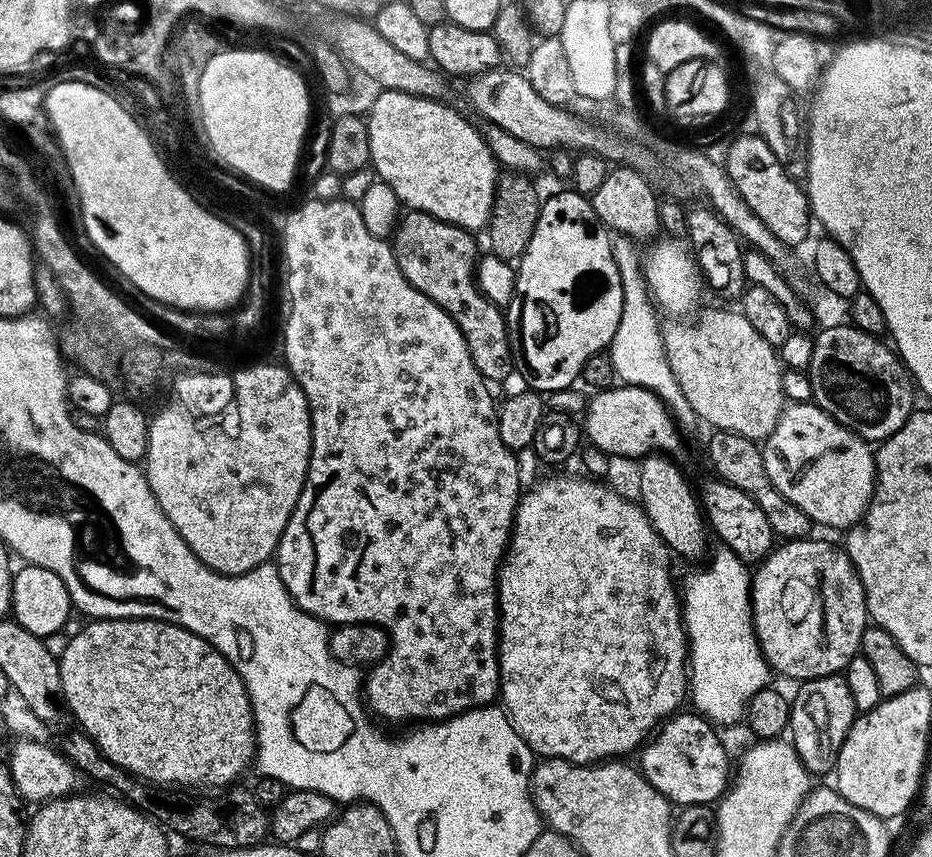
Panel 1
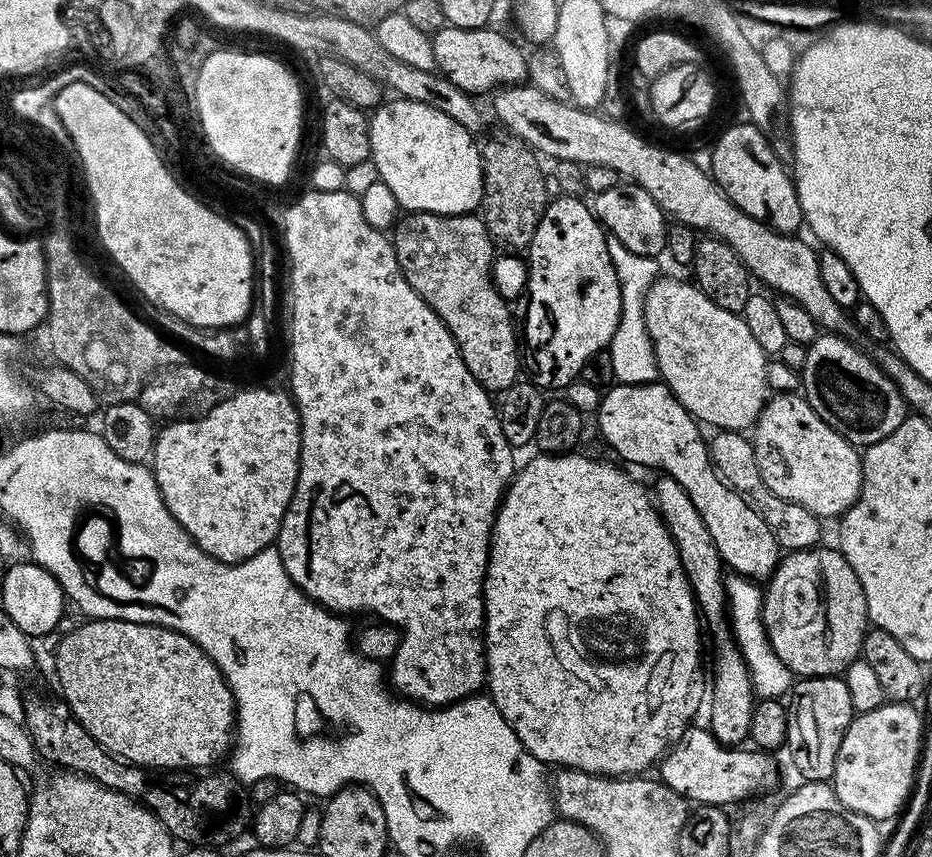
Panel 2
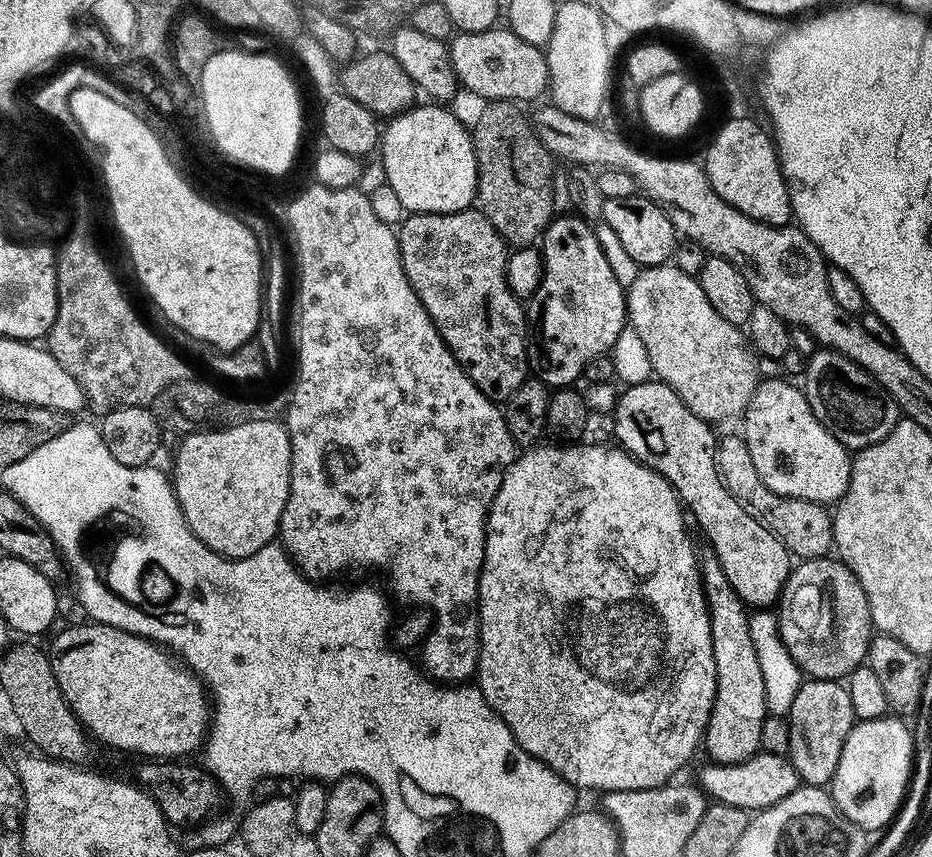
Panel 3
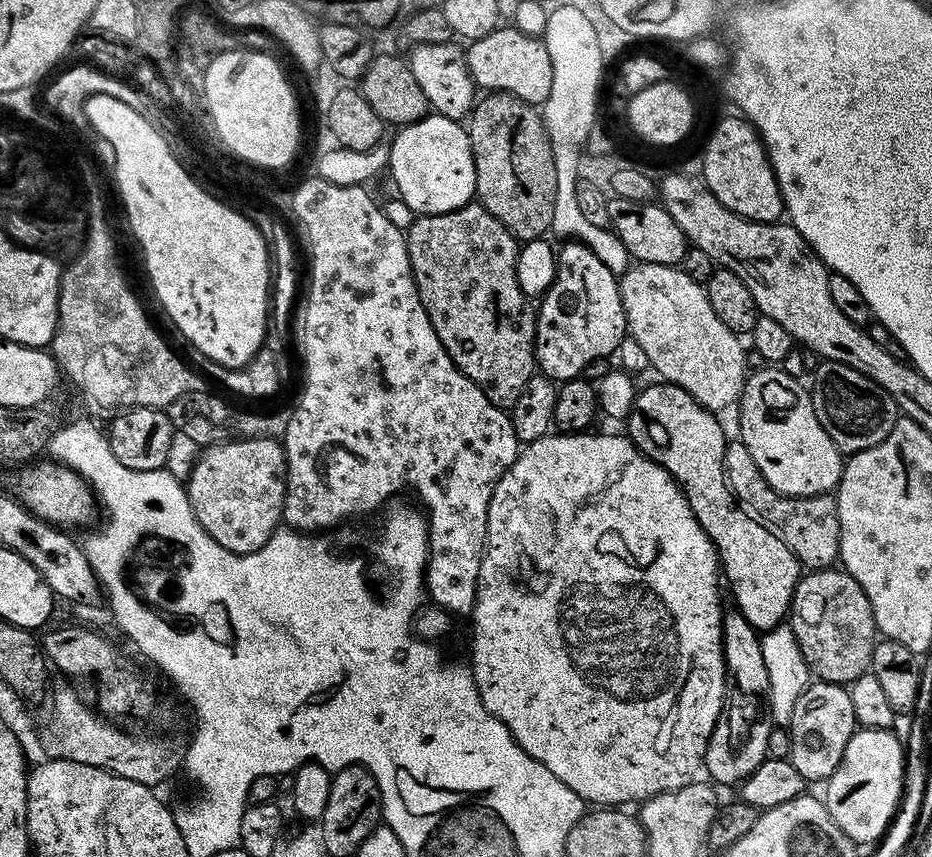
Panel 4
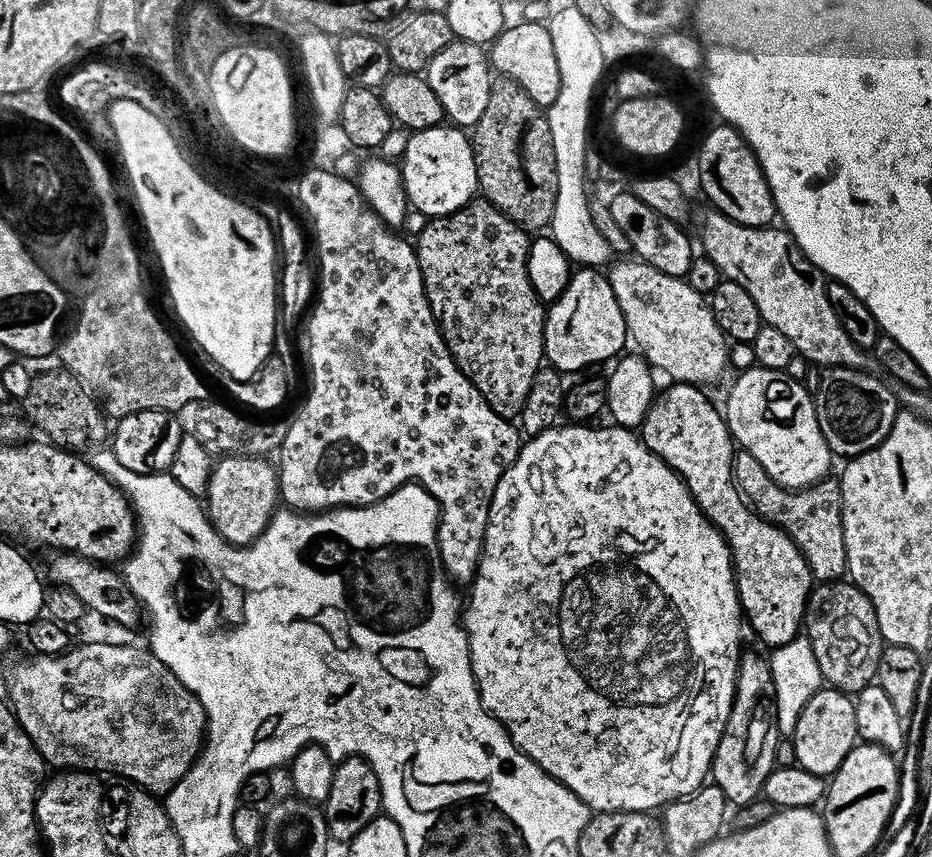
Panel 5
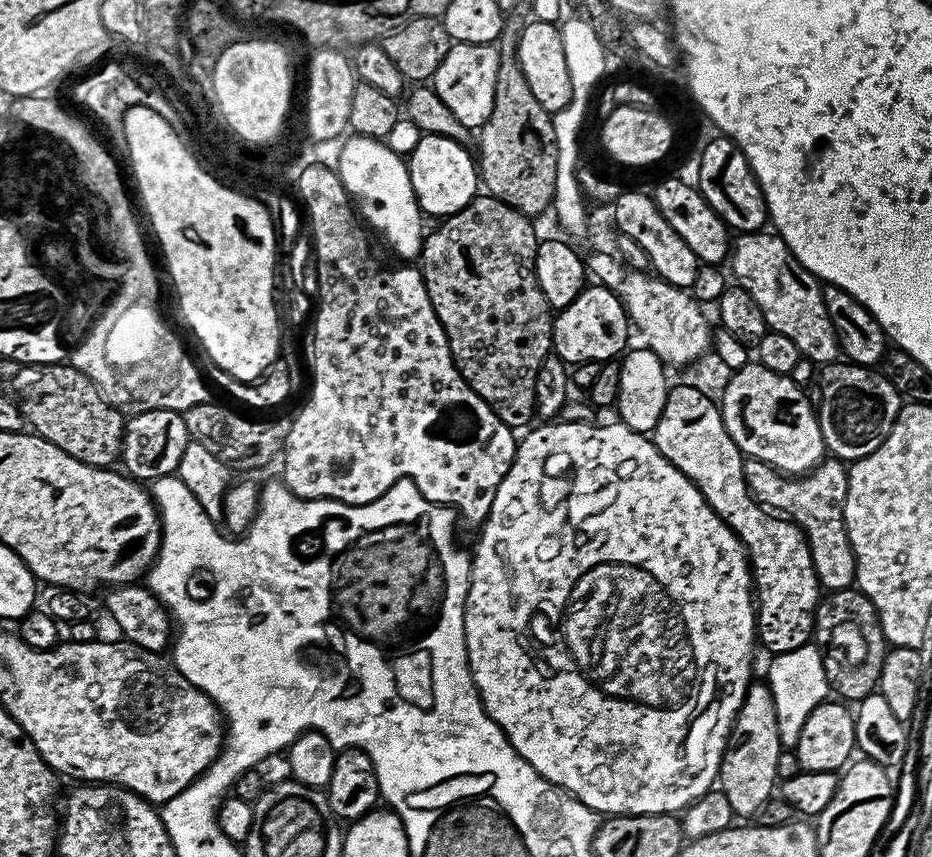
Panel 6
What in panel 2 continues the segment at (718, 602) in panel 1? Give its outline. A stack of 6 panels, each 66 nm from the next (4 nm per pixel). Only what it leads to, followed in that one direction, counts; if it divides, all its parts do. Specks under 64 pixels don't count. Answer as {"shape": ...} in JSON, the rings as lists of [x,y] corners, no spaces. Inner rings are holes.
{"shape":[[[735,574],[727,577],[728,606],[732,629],[736,643],[744,654],[748,669],[752,672],[752,687],[760,698],[784,698],[789,694],[794,684],[794,674],[778,658],[774,646],[768,641],[768,632],[764,629],[764,598],[759,583],[753,582],[747,576]]]}

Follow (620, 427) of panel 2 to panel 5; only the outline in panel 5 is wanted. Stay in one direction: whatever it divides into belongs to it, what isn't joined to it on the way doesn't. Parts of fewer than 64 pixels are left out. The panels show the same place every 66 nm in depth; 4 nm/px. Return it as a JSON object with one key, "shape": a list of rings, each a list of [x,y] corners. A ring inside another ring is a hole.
{"shape":[[[669,383],[664,393],[653,399],[648,413],[639,426],[638,435],[645,446],[662,462],[666,462],[683,480],[684,485],[696,500],[702,514],[724,535],[728,549],[732,555],[732,567],[736,573],[736,592],[740,595],[740,610],[743,619],[756,631],[756,636],[769,649],[782,646],[786,642],[797,639],[800,623],[804,620],[804,611],[808,608],[808,595],[812,592],[814,577],[810,566],[806,566],[806,558],[794,546],[794,542],[778,526],[763,520],[757,512],[748,507],[736,483],[732,481],[732,458],[734,441],[728,430],[728,422],[721,409],[715,408],[708,401],[703,387],[694,384]]]}

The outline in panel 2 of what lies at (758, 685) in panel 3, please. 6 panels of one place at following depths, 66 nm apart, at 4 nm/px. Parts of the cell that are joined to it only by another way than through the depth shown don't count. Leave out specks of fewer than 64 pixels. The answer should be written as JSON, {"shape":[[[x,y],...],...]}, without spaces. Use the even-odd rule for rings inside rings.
{"shape":[[[663,474],[655,478],[656,485],[651,485],[651,495],[661,518],[664,519],[664,525],[668,527],[668,533],[674,538],[698,611],[707,631],[708,628],[712,631],[712,644],[716,647],[716,673],[713,676],[711,673],[710,676],[712,709],[708,712],[706,724],[719,744],[740,746],[749,739],[748,732],[758,697],[752,687],[752,672],[748,669],[748,663],[744,660],[744,654],[736,643],[732,629],[724,559],[718,554],[718,546],[714,546],[714,538],[710,538],[710,530],[706,530],[706,522],[702,522],[702,514],[698,514],[694,502],[690,502],[690,494],[686,494],[686,490],[682,490],[682,486],[674,482],[674,478]]]}

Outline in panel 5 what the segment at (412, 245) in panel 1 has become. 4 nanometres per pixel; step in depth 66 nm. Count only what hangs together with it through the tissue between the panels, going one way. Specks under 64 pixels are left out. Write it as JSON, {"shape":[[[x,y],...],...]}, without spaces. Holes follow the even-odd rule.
{"shape":[[[473,198],[450,214],[431,217],[425,229],[414,240],[418,266],[422,270],[424,293],[428,299],[432,317],[436,319],[436,327],[444,335],[444,341],[454,358],[454,362],[460,367],[464,377],[478,390],[478,394],[482,394],[482,398],[486,398],[490,410],[494,410],[494,414],[498,414],[504,420],[510,421],[515,421],[519,417],[522,406],[526,402],[526,394],[530,394],[530,382],[534,378],[534,374],[545,363],[544,317],[546,315],[546,304],[545,301],[538,298],[534,286],[530,286],[530,274],[528,273],[529,243],[529,233],[520,228],[502,210],[496,208],[491,201],[485,198]]]}

